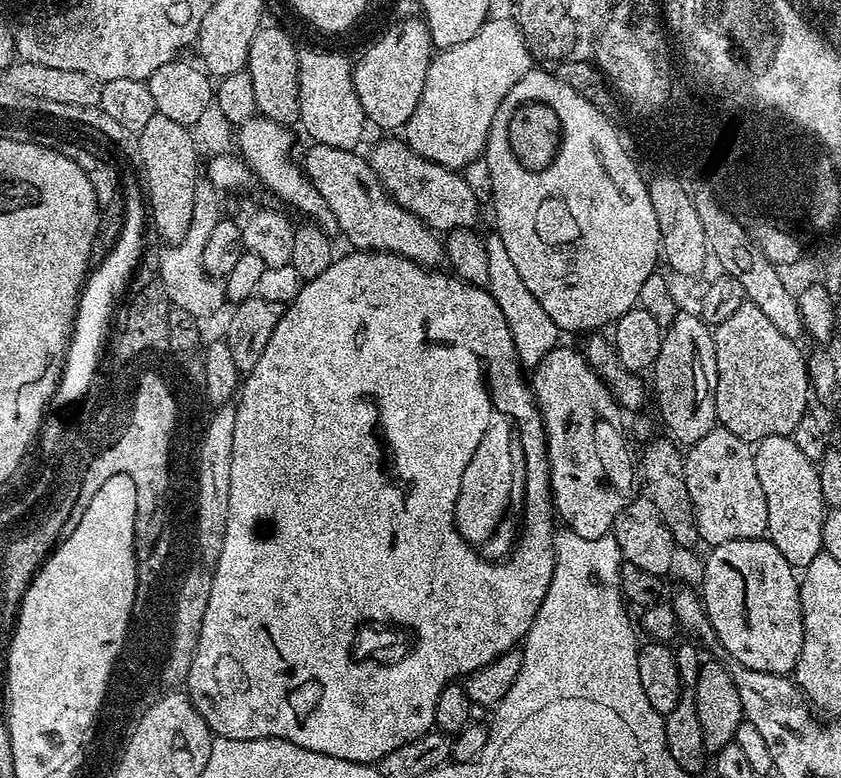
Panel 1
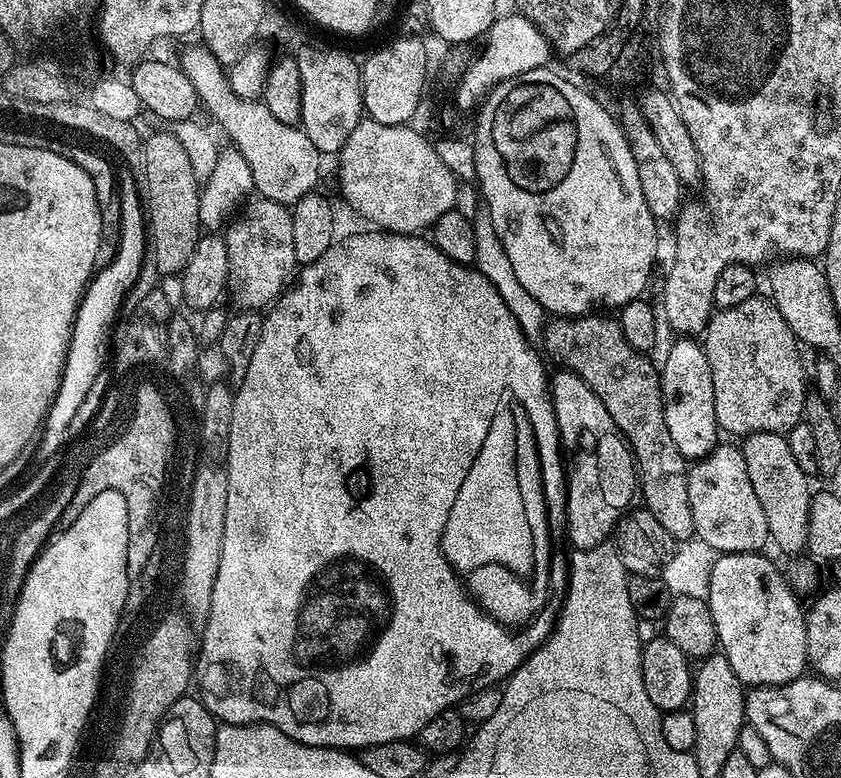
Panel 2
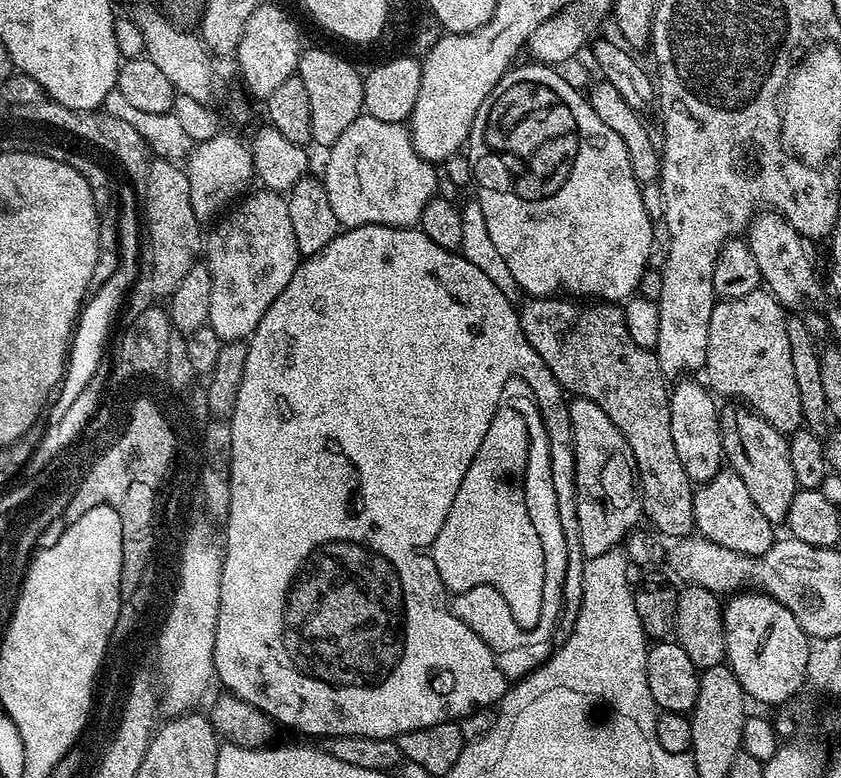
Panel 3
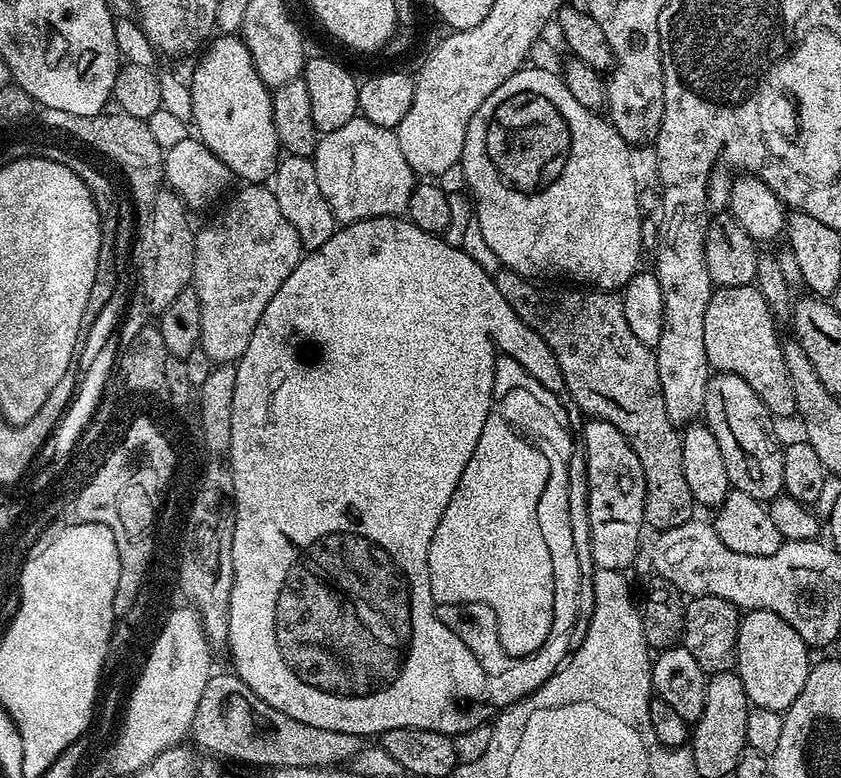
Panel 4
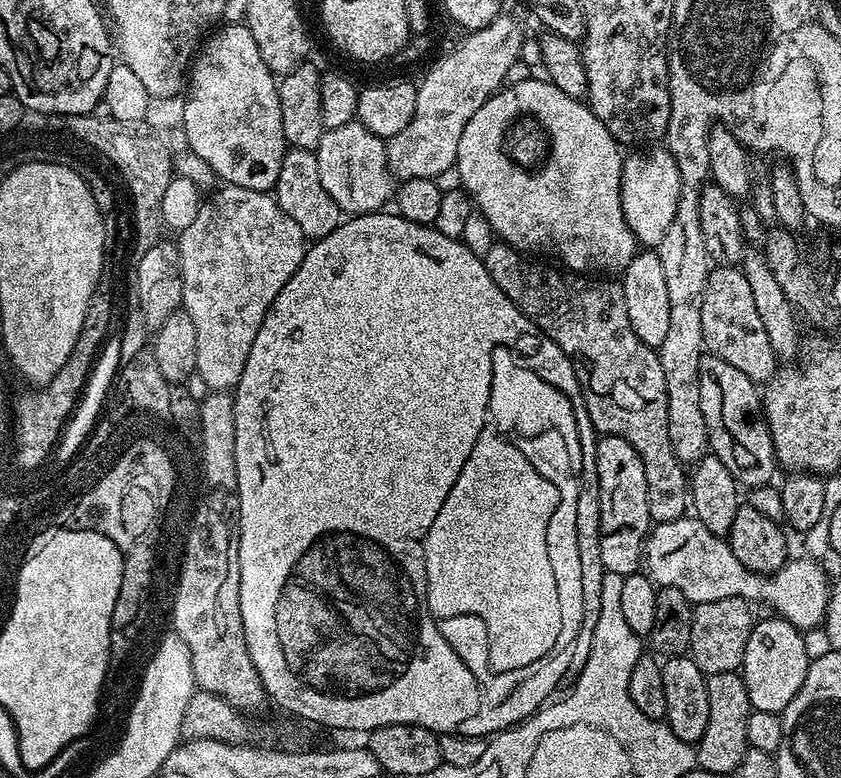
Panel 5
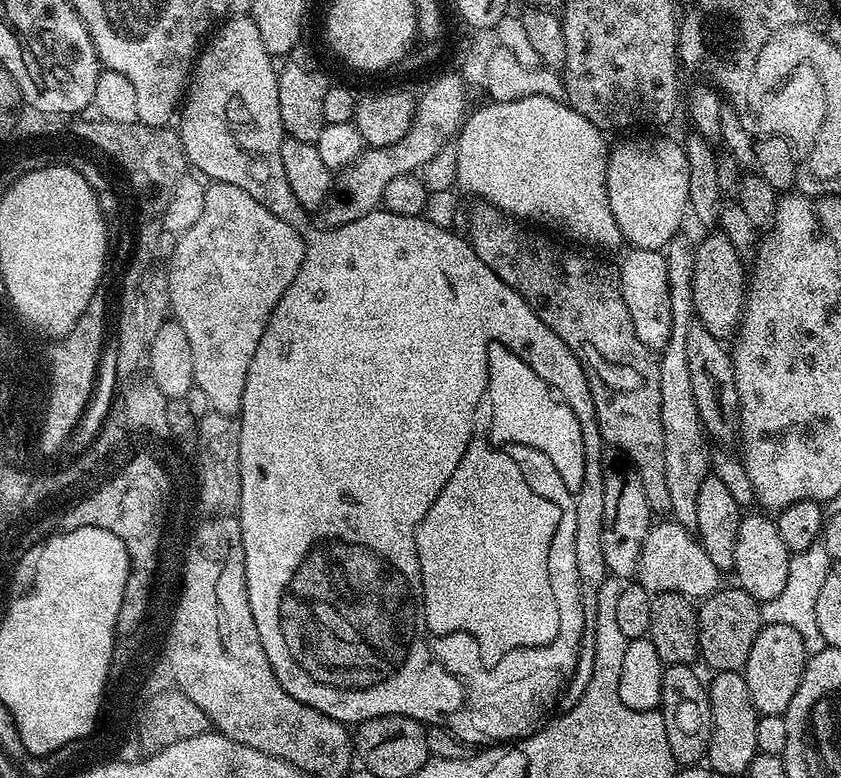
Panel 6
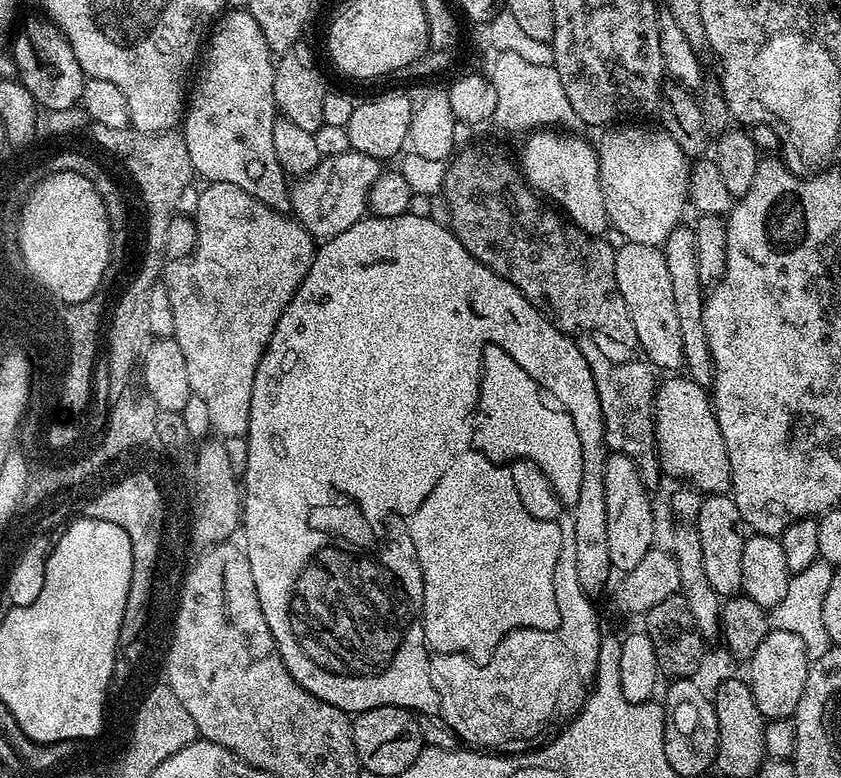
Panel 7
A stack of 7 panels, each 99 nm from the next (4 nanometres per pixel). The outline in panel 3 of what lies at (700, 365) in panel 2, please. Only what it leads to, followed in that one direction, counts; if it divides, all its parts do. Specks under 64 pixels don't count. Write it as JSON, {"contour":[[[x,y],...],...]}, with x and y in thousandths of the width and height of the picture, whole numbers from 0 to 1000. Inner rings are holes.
{"contour":[[[828,486],[805,487],[798,495],[794,512],[797,558],[801,562],[801,578],[806,584],[806,594],[811,594],[811,604],[816,604],[828,625],[844,620],[844,614],[857,607],[863,596],[856,557],[856,530],[851,524],[854,514],[834,490],[832,494]]]}

